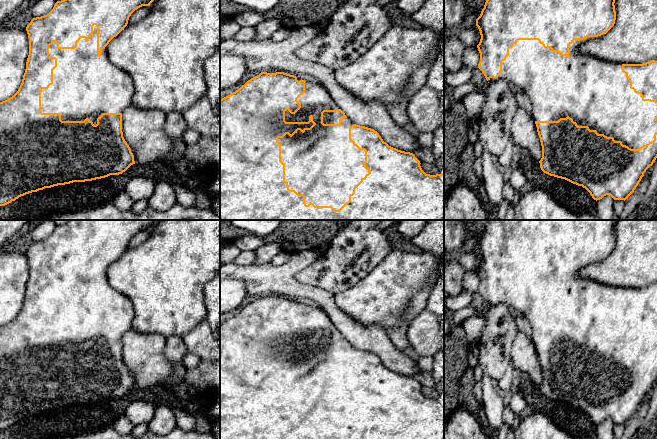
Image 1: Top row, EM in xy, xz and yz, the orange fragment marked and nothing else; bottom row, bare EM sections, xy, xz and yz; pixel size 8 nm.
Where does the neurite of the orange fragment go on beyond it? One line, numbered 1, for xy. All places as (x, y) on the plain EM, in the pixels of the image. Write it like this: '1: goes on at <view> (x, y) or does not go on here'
1: goes on at xy (84, 309)

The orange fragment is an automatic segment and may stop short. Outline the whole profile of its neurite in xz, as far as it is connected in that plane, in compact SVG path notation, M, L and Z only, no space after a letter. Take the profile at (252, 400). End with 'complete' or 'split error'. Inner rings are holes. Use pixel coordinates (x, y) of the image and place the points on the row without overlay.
M261 296L238 314L220 324L220 439L444 439L444 397L426 398L420 388L413 377L389 370L374 353L354 348L338 331L325 311L319 307L298 303L284 296Z; split error

